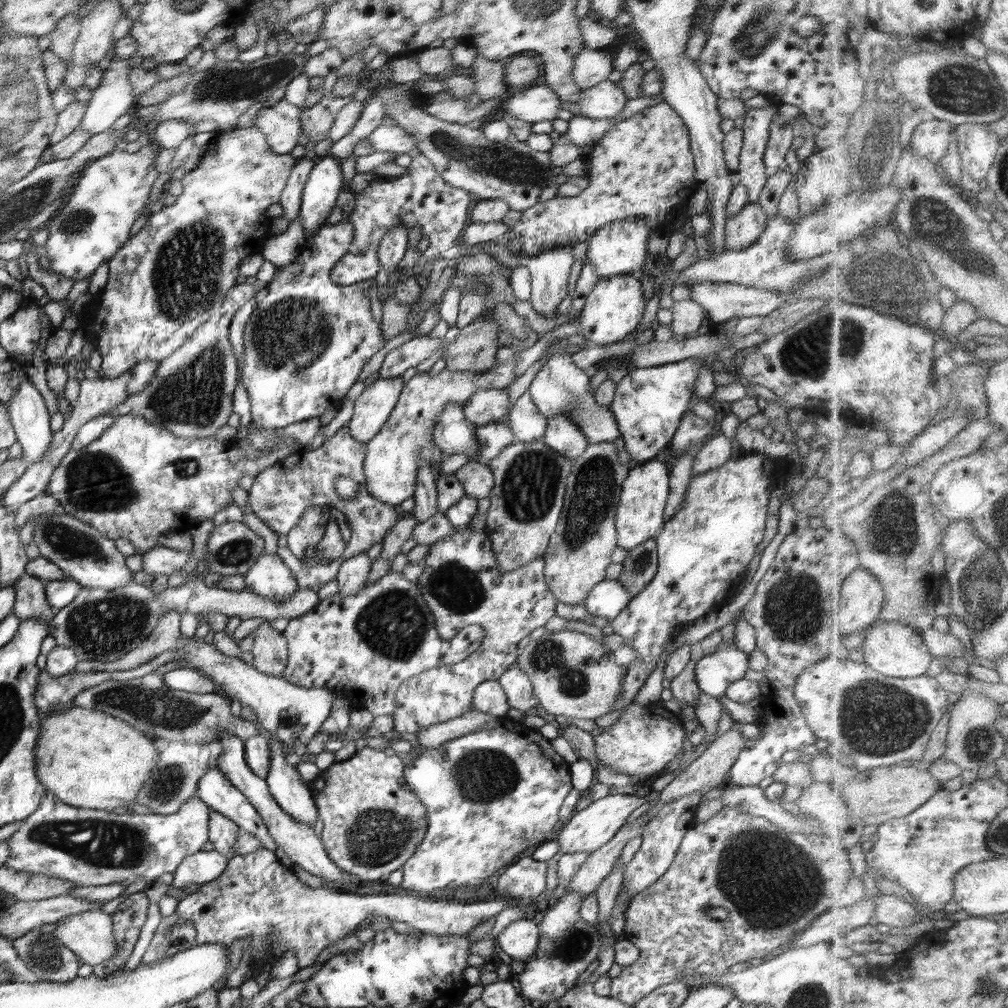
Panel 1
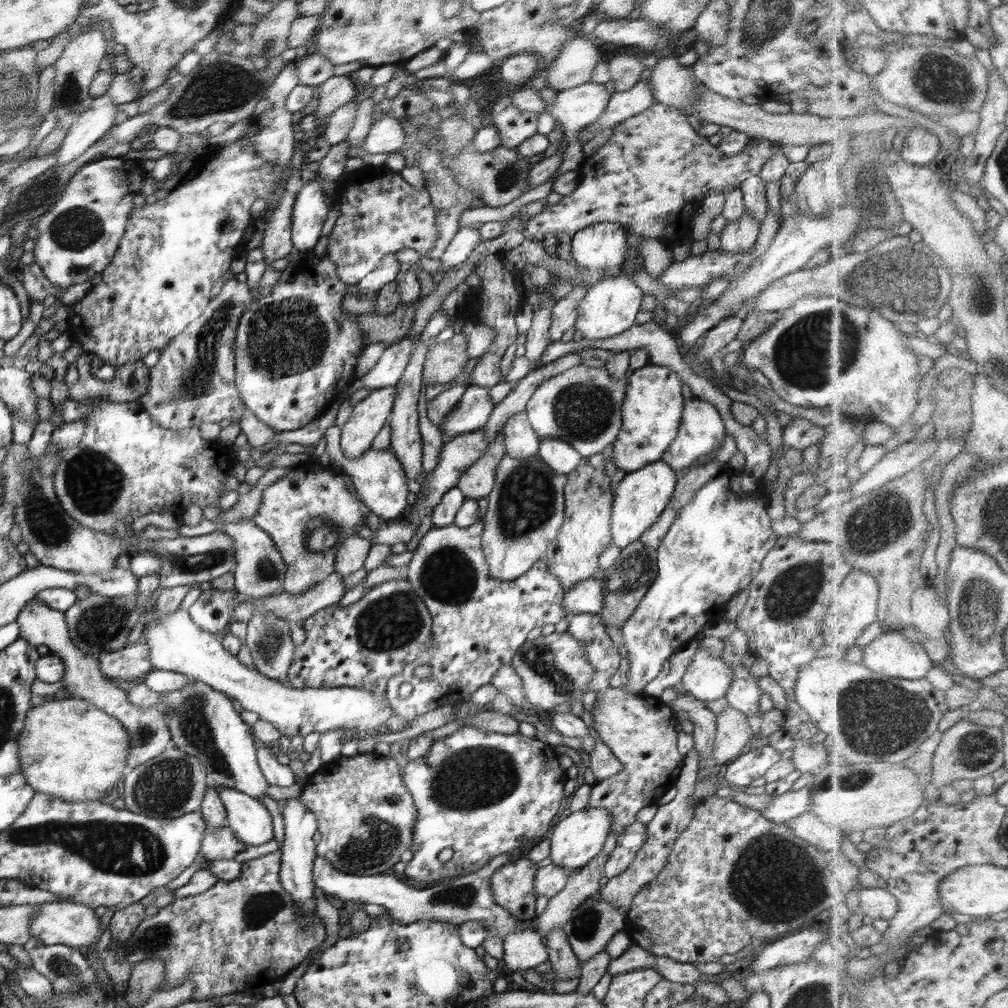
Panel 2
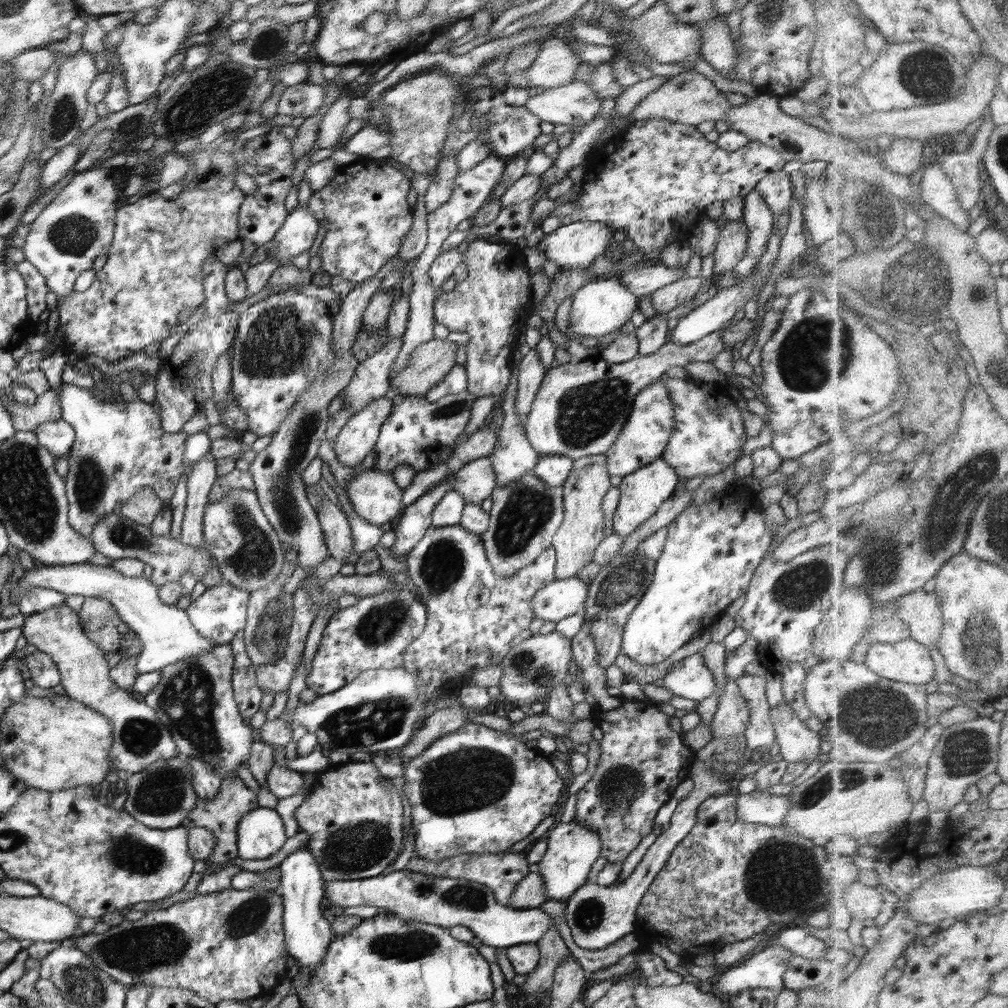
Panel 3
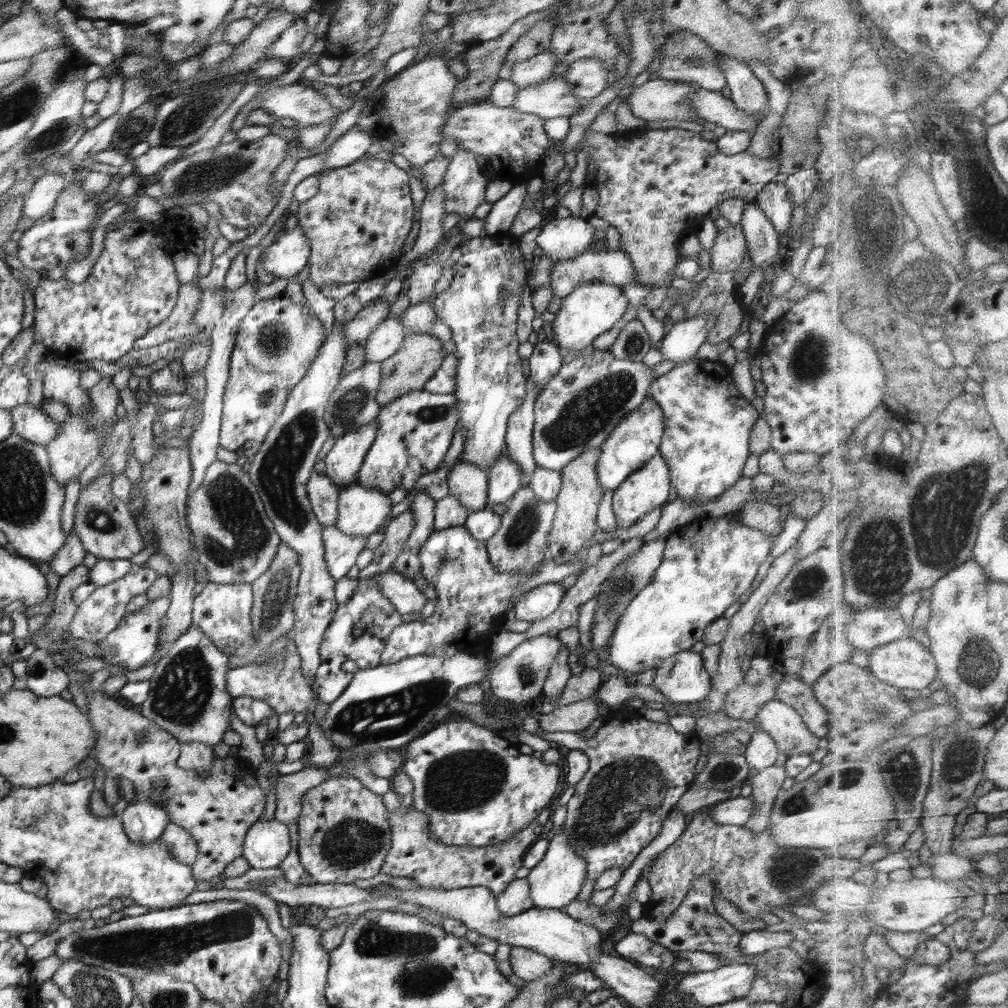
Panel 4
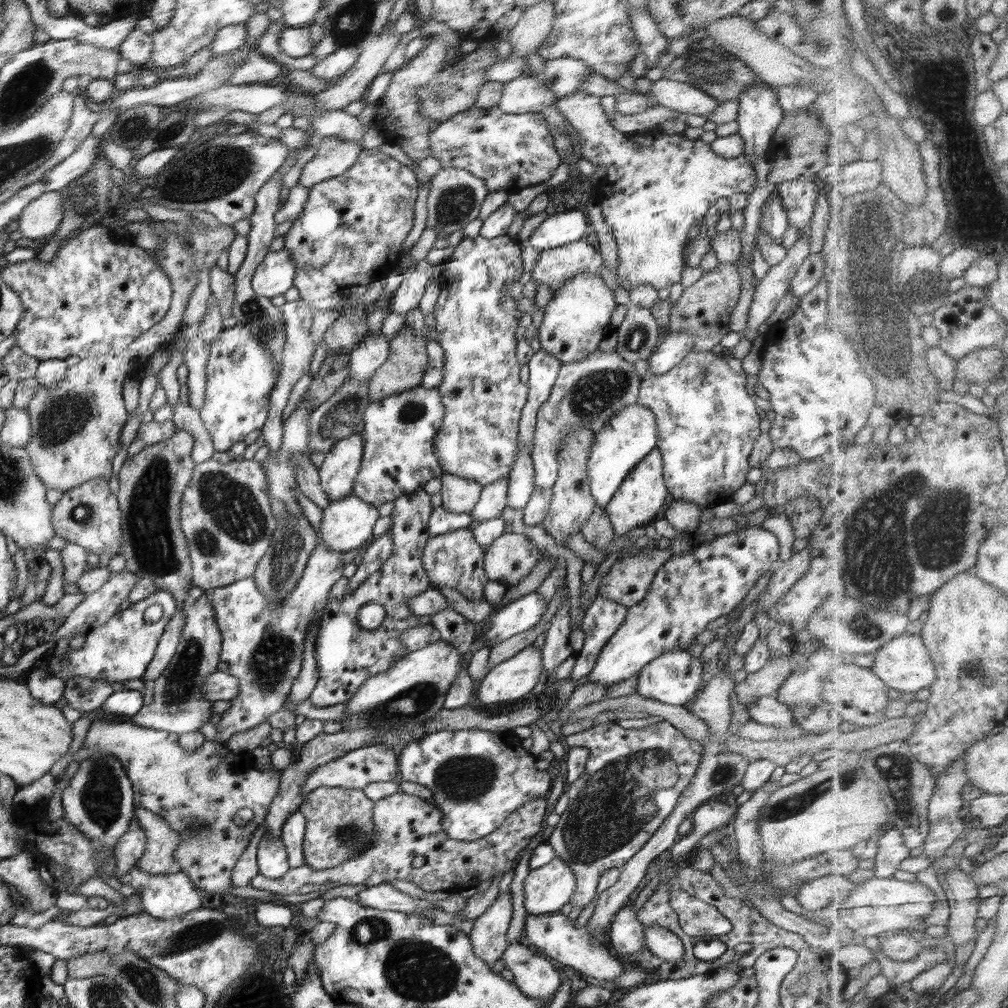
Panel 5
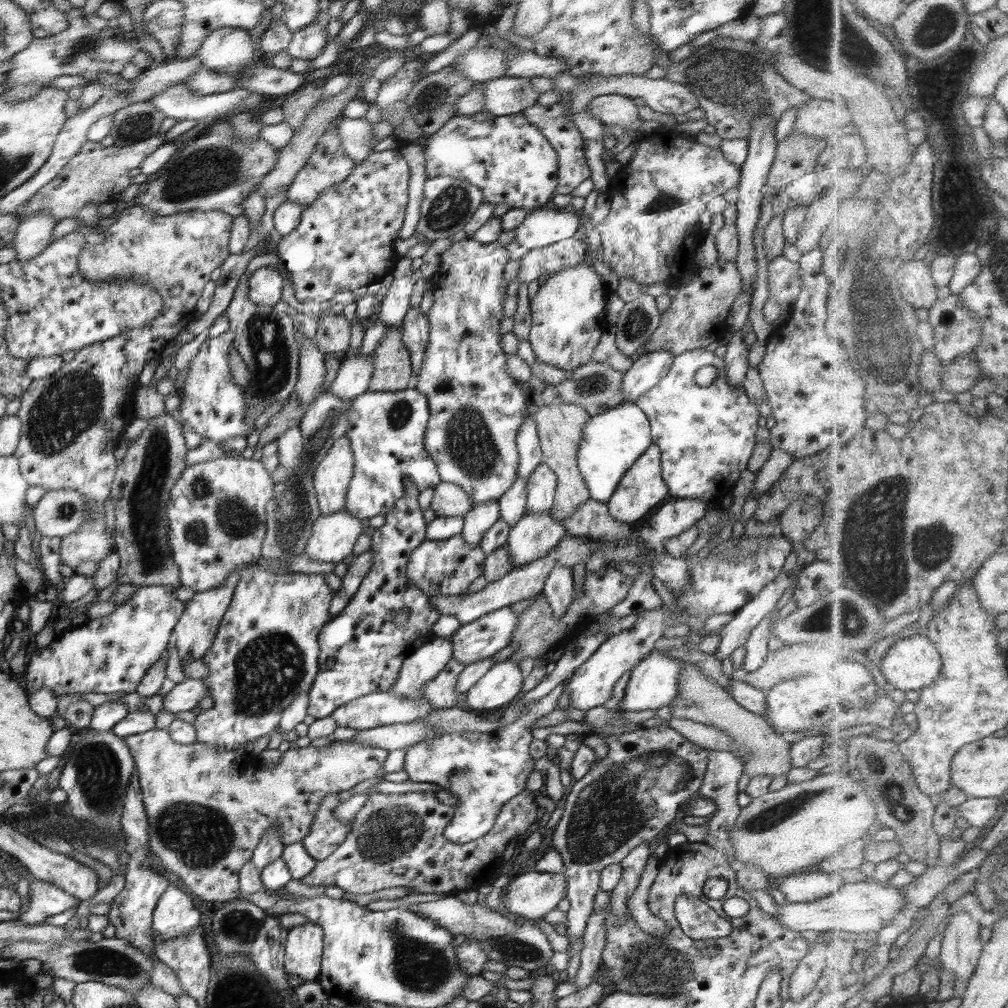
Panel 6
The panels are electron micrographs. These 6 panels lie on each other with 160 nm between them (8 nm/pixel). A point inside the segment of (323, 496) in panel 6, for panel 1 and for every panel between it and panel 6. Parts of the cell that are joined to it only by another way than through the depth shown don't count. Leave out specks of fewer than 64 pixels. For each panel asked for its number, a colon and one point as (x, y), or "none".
1: (373, 407)
2: (369, 415)
3: (357, 438)
4: (342, 464)
5: (337, 474)

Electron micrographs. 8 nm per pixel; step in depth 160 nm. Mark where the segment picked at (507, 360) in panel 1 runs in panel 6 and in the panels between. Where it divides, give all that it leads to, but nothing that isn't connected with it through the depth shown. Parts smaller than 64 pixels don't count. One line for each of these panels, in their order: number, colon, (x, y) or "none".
2: (377, 477)
3: (375, 496)
4: (361, 511)
5: (347, 524)
6: (333, 537)

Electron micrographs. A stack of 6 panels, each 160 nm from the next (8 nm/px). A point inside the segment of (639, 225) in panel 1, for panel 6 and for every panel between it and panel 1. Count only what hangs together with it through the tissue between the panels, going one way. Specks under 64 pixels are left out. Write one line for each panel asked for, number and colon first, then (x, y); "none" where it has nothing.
2: (599, 247)
3: (577, 245)
4: (563, 239)
5: (558, 229)
6: (545, 226)

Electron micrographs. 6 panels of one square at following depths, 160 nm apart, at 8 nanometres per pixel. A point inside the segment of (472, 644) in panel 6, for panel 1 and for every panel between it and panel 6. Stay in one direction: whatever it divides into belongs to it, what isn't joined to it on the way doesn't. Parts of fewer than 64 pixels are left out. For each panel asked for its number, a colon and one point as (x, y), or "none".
1: (608, 599)
2: (585, 597)
3: (562, 598)
4: (538, 603)
5: (519, 615)

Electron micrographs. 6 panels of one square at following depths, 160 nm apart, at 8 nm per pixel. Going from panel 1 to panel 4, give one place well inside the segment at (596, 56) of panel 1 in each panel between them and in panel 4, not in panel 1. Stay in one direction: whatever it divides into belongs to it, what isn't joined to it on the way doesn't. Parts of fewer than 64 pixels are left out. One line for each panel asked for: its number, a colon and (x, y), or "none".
2: (575, 64)
3: (556, 65)
4: (533, 71)

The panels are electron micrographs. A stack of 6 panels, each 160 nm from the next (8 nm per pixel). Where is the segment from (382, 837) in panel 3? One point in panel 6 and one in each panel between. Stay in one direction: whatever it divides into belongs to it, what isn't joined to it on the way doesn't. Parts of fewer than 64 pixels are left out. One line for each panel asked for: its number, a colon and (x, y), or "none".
4: (344, 835)
5: (339, 821)
6: (326, 833)

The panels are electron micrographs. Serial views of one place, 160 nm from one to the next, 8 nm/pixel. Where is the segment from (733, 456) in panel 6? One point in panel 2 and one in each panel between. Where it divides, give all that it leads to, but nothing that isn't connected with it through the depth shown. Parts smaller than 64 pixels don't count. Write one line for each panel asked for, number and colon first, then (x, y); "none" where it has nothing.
2: (701, 431)
3: (708, 436)
4: (705, 444)
5: (707, 420)

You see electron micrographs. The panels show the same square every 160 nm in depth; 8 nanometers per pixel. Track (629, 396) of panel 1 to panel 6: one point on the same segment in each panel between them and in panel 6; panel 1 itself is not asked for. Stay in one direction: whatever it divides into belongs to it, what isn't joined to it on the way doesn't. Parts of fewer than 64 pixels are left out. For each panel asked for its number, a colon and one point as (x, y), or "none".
2: (651, 410)
3: (651, 420)
4: (636, 439)
5: (629, 436)
6: (612, 441)

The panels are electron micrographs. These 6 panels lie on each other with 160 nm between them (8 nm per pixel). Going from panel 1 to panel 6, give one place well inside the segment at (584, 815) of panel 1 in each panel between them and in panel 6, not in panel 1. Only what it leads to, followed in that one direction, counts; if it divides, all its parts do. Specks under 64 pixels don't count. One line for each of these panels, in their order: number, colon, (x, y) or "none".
2: (579, 837)
3: (572, 848)
4: (556, 880)
5: (547, 888)
6: (533, 894)

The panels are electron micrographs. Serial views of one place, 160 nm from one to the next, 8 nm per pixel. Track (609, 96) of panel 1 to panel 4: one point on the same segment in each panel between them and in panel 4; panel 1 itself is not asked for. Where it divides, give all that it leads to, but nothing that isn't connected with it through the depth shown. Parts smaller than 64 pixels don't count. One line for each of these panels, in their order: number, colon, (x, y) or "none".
2: (576, 108)
3: (575, 104)
4: (551, 99)

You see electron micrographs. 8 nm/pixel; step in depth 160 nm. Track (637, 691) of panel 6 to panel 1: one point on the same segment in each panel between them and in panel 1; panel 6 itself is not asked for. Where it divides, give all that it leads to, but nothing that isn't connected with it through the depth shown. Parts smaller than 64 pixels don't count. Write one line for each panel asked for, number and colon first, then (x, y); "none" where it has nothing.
1: (713, 673)
2: (708, 678)
3: (690, 678)
4: (681, 677)
5: (673, 678)

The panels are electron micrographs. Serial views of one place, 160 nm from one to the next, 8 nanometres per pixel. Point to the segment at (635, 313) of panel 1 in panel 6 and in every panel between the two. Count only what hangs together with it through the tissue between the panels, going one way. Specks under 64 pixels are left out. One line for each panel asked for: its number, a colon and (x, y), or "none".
2: (610, 307)
3: (602, 305)
4: (591, 308)
5: (575, 320)
6: (568, 314)

